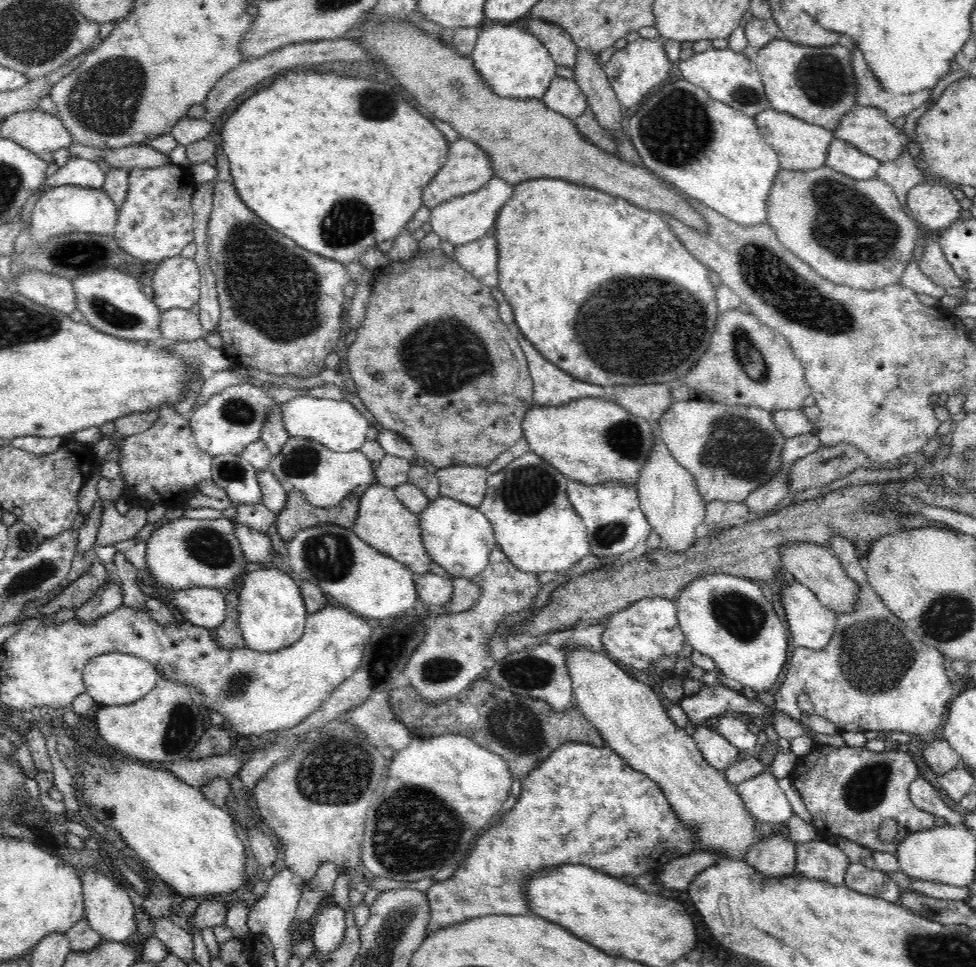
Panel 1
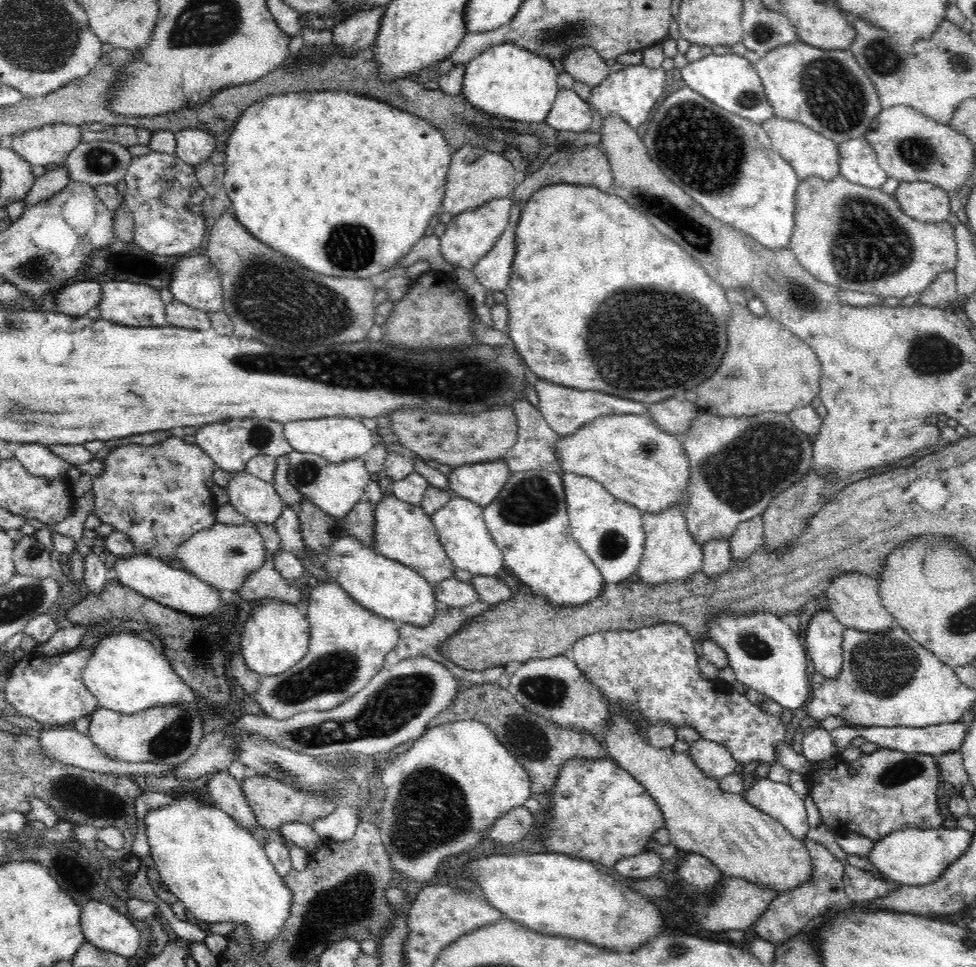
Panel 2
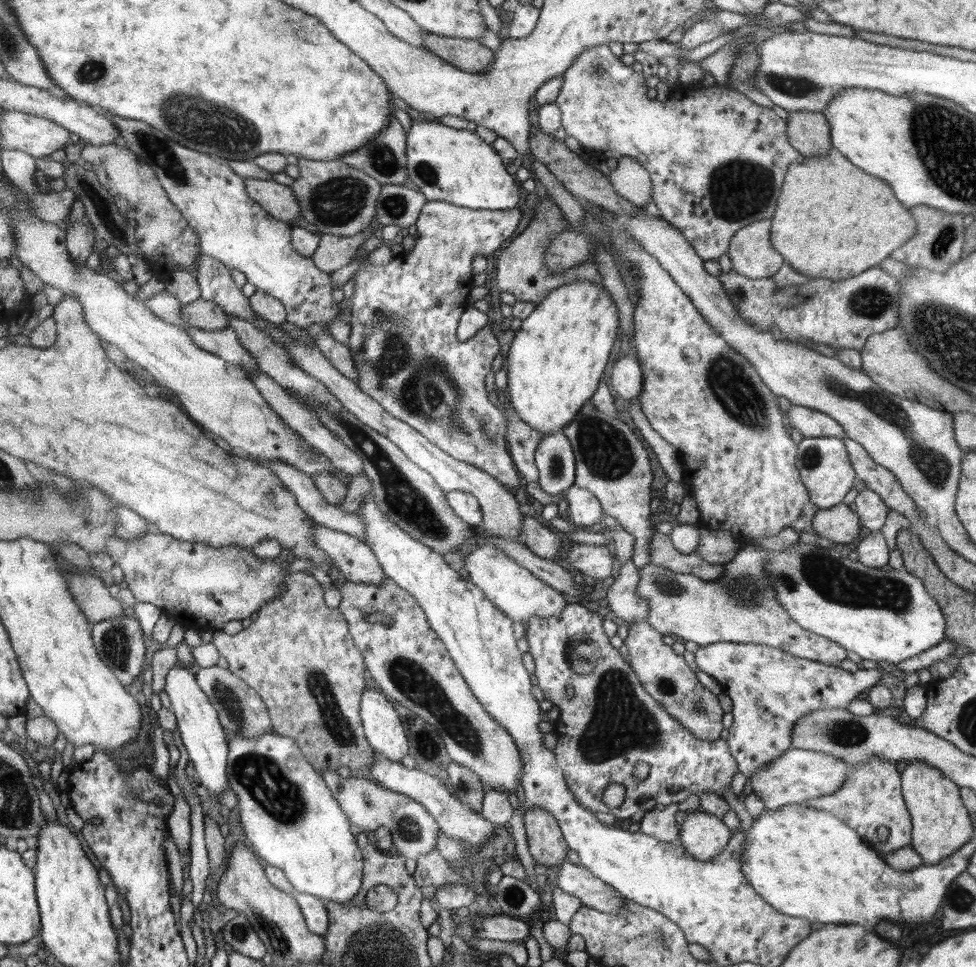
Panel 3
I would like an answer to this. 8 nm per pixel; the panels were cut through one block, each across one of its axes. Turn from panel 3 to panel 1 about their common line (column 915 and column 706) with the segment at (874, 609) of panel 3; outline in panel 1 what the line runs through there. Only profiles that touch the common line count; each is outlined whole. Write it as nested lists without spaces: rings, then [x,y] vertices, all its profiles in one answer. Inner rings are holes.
[[[711,574],[697,578],[680,591],[675,598],[679,627],[686,643],[693,650],[713,658],[719,671],[743,686],[750,686],[756,692],[768,691],[778,680],[778,674],[786,662],[787,636],[789,627],[780,622],[774,611],[771,595],[764,592],[760,583],[746,577],[731,574]]]

